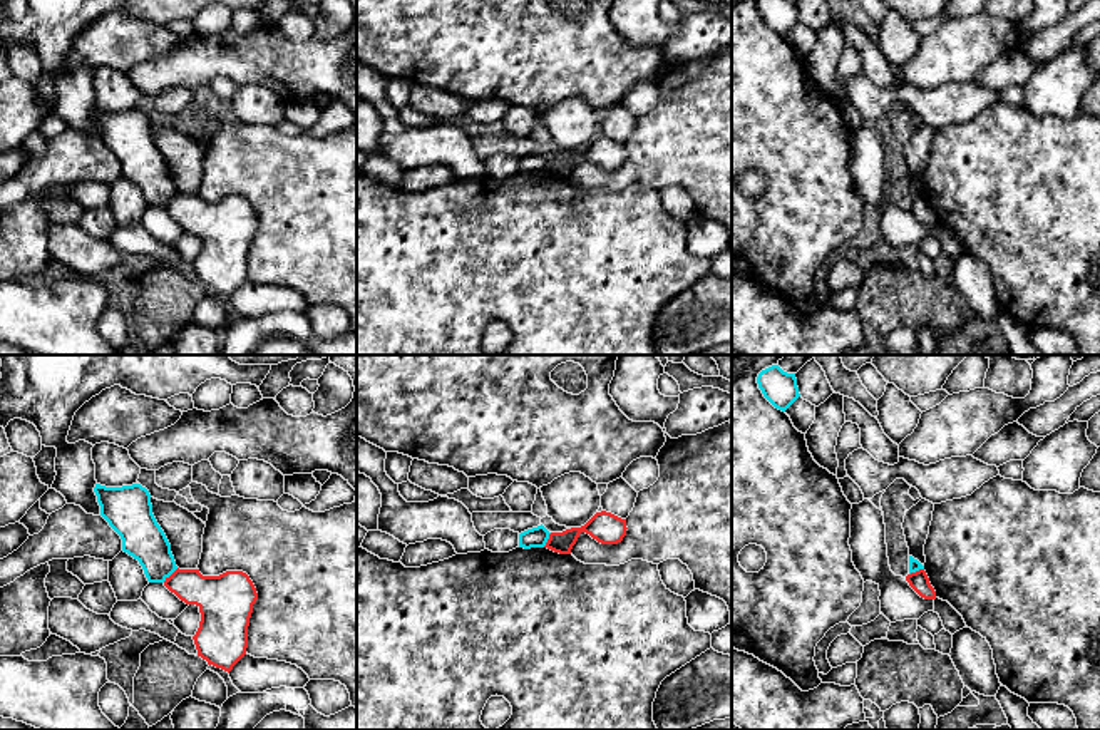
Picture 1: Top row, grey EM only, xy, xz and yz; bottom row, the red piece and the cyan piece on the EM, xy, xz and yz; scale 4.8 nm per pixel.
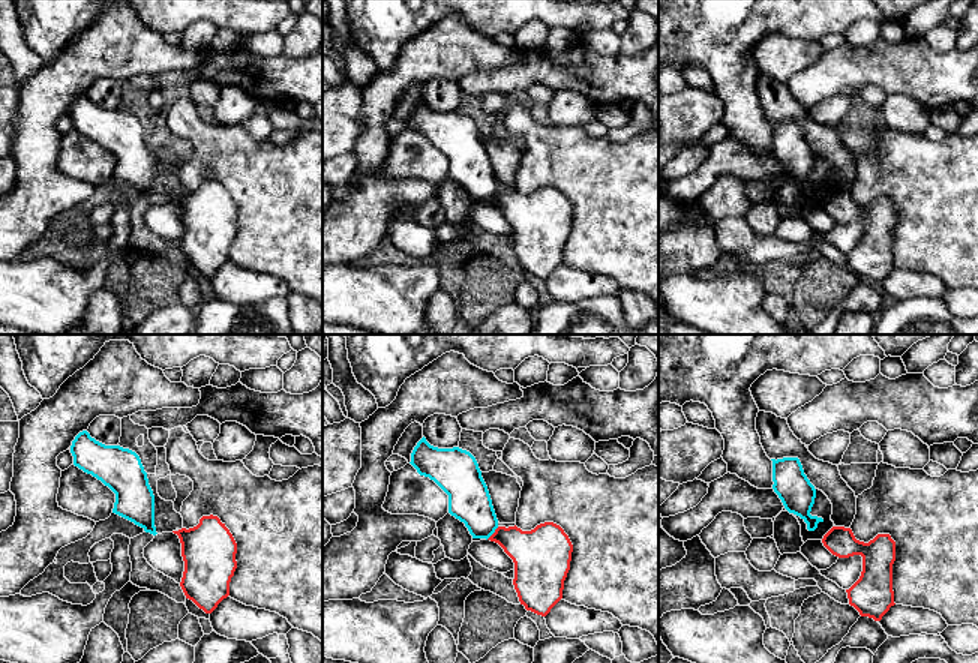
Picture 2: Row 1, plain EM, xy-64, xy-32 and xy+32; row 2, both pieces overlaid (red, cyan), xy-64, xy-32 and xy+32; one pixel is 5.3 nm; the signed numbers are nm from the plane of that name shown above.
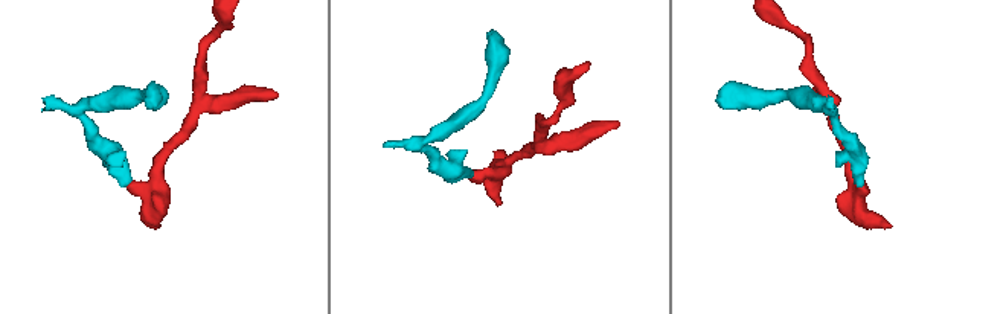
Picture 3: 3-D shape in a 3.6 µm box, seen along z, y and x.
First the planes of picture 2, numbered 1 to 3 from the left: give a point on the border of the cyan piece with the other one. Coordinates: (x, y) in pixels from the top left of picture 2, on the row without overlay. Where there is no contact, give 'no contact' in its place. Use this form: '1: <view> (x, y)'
1: no contact
2: xy-32 (494, 197)
3: no contact

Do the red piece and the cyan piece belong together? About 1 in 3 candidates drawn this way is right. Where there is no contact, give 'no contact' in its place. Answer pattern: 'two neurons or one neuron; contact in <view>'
two neurons; contact in xy

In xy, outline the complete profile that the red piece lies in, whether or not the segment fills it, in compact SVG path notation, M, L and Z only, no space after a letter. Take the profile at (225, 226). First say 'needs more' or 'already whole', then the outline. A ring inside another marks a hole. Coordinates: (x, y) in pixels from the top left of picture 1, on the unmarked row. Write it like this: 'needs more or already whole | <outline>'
already whole | M177 193L164 211L199 233L201 246L193 261L198 281L229 298L246 280L249 243L258 224L249 201L243 196L203 201L199 194Z

